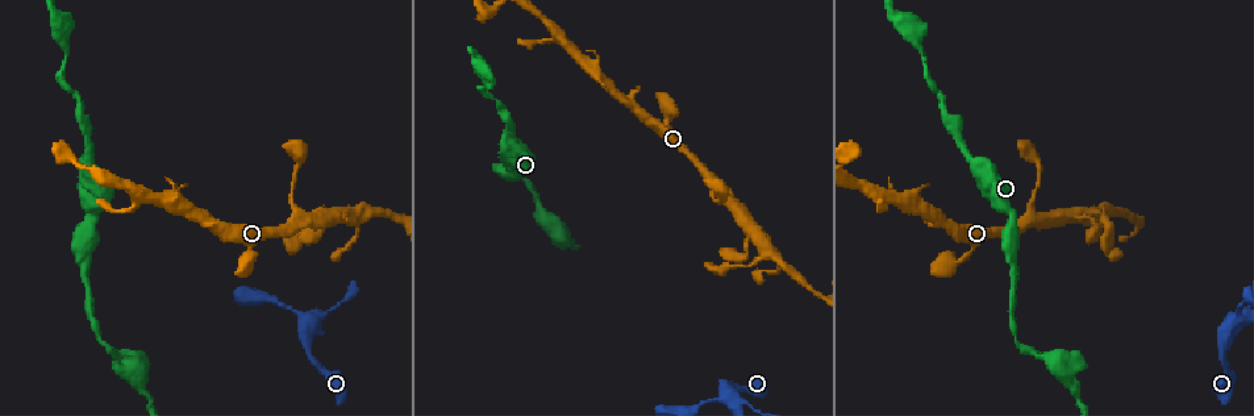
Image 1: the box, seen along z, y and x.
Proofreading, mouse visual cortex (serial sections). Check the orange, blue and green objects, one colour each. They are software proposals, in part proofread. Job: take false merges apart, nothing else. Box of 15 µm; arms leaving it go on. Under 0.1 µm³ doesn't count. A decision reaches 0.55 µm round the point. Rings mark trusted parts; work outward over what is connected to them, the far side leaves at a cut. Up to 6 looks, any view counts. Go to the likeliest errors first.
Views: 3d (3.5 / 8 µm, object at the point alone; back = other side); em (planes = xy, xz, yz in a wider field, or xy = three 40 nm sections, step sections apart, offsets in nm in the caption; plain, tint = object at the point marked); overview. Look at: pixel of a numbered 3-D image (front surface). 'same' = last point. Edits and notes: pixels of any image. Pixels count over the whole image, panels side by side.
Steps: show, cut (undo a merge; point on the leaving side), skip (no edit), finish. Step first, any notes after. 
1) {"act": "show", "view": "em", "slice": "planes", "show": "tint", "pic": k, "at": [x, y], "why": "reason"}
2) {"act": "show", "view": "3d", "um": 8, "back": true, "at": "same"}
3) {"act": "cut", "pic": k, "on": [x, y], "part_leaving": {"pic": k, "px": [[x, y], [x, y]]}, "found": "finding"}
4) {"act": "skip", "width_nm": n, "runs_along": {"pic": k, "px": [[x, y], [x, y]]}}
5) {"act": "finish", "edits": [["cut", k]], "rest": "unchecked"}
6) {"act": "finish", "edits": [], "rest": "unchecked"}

{"act": "show", "view": "3d", "um": 3.5, "pic": 1, "at": [301, 314], "why": "narrows sharply"}

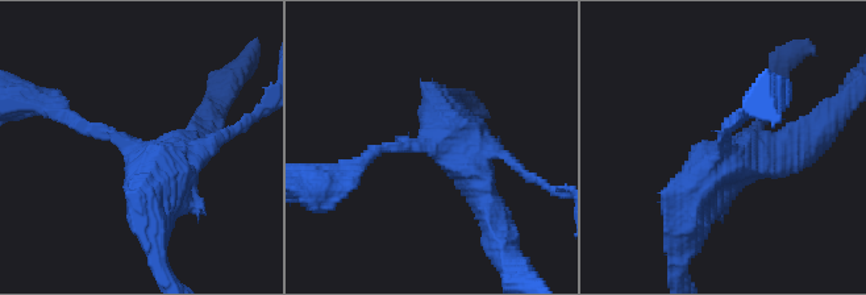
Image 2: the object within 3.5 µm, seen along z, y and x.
{"act": "show", "view": "em", "slice": "xy", "step": 1, "show": "tint", "pic": 2, "at": [723, 146]}

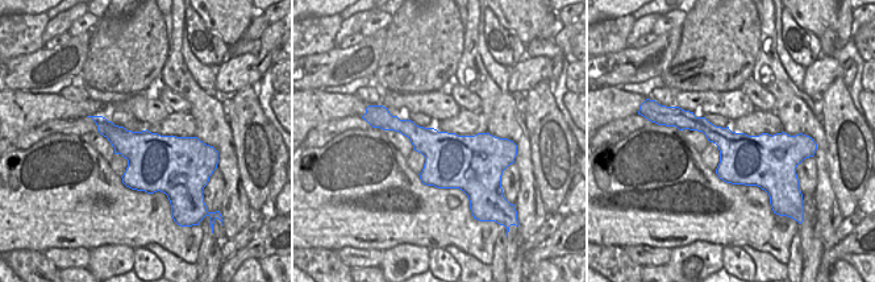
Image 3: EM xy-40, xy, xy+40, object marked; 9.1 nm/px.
{"act": "skip", "width_nm": 500, "runs_along": {"pic": 2, "px": [[154, 242], [150, 162], [78, 121]]}, "found": "one cell here"}

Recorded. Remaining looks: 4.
{"act": "show", "view": "3d", "um": 8, "back": true, "pic": 1, "at": [296, 218], "why": "three arms meet"}

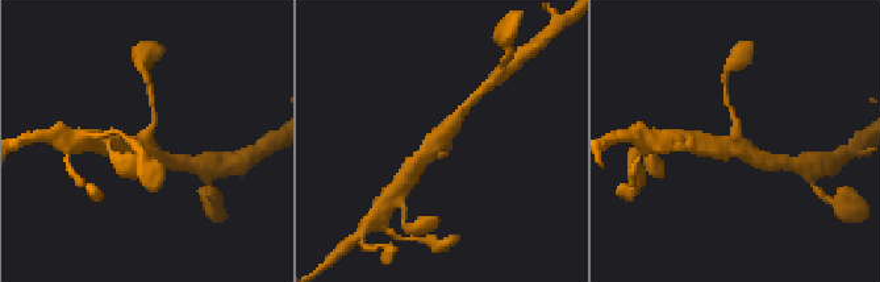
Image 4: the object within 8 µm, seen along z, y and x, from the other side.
{"act": "show", "view": "em", "slice": "xy", "step": 3, "show": "tint", "pic": 4, "at": [739, 149], "why": "shape alone is not enough"}

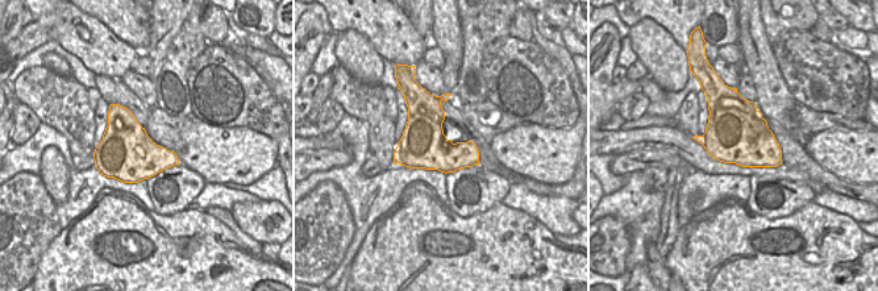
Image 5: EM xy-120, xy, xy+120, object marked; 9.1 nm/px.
{"act": "skip", "arm_widths_nm": [200, 400, 450], "runs_along": {"pic": 4, "px": [[458, 113], [441, 142], [412, 170]]}, "found": "continuous, no second cell"}

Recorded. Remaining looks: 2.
{"act": "show", "view": "3d", "um": 3.5, "pic": 1, "at": [766, 252], "why": "four or more arms meet"}

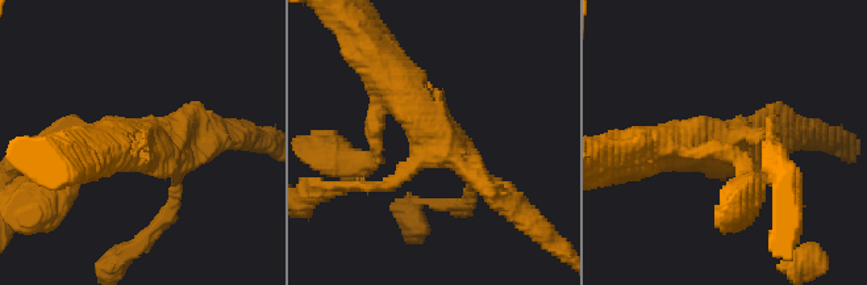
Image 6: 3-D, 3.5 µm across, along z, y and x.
{"act": "show", "view": "em", "slice": "xy", "step": 2, "show": "tint", "pic": 6, "at": [141, 138], "arms": 4, "arm_widths_nm": [150, 250, 300, 350]}

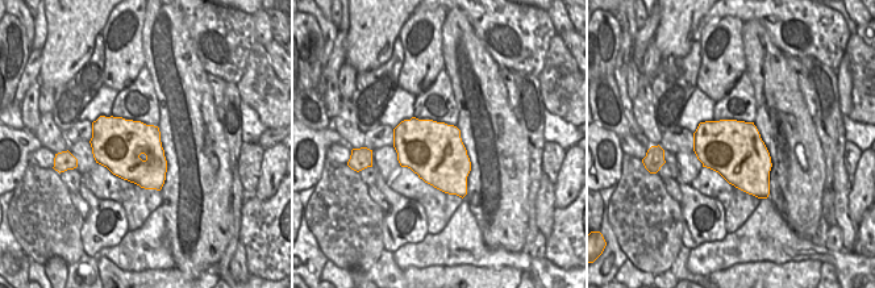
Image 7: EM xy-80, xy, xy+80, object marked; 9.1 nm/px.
{"act": "skip", "width_nm": 550, "runs_along": {"pic": 6, "px": [[382, 75], [415, 122], [504, 200]]}, "found": "continuous, no second cell"}

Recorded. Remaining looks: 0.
{"act": "finish", "edits": [], "rest": "unchecked"}

